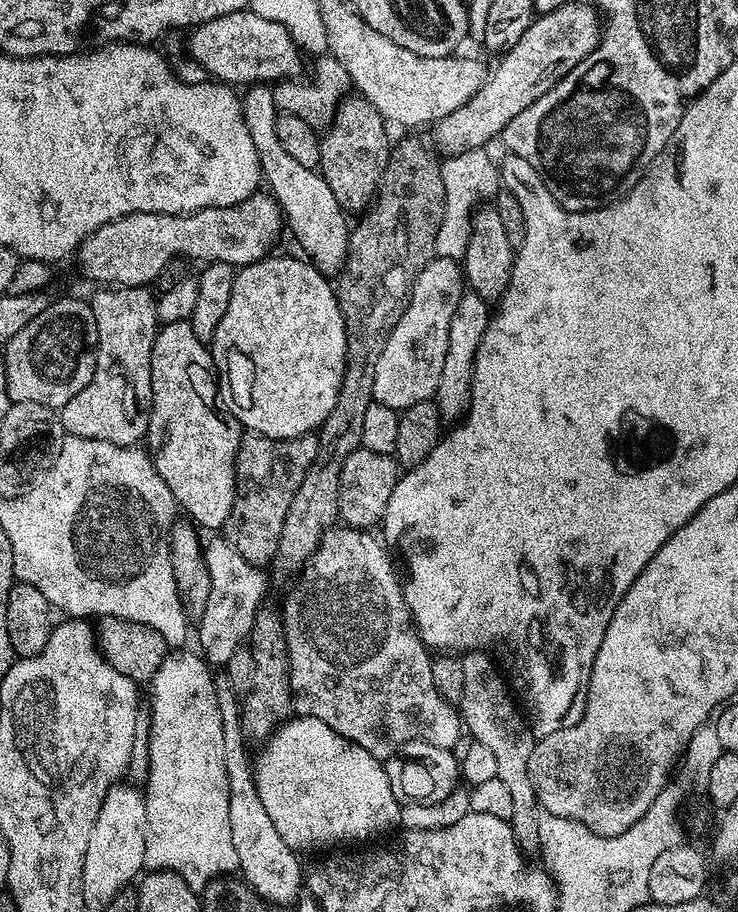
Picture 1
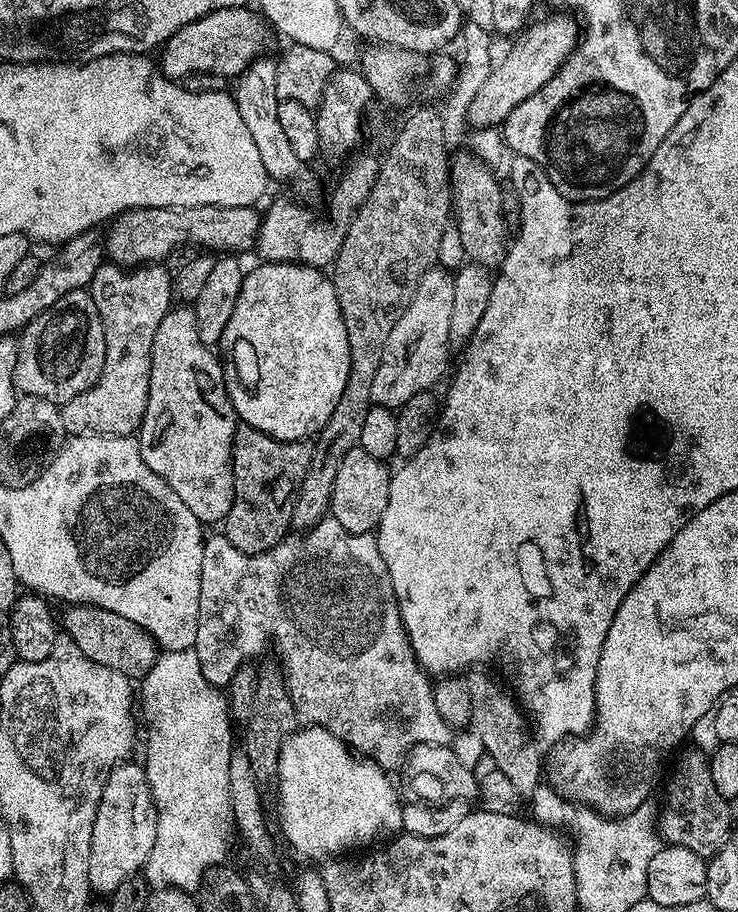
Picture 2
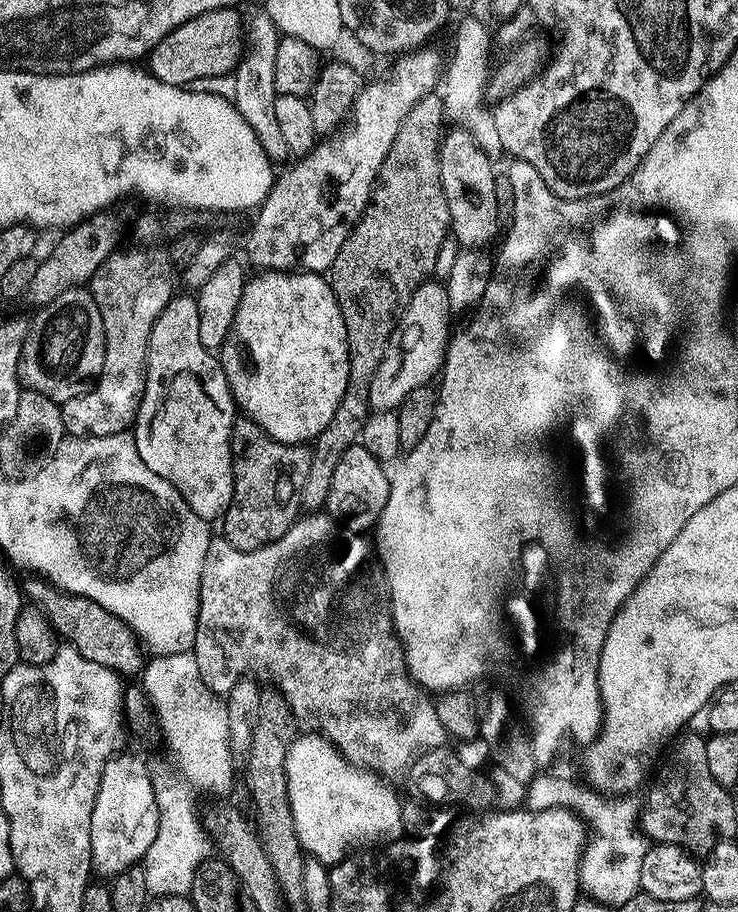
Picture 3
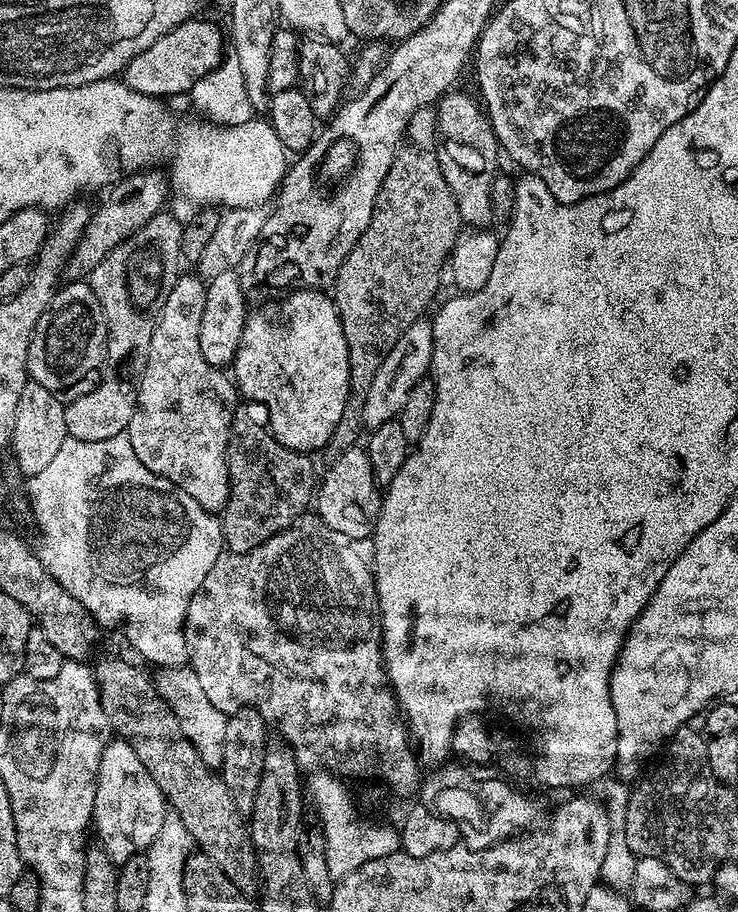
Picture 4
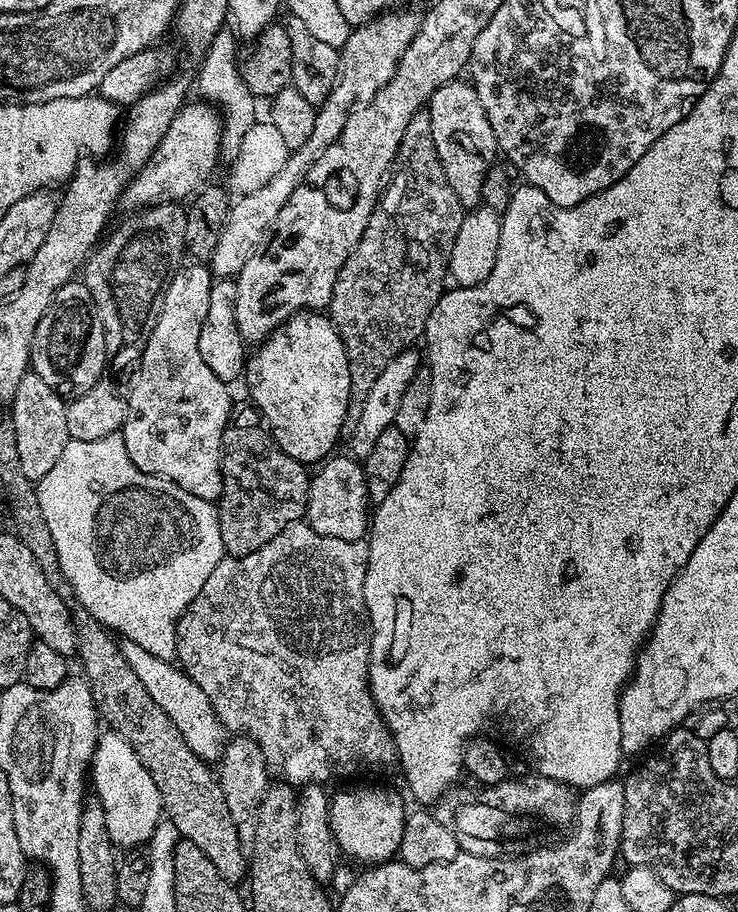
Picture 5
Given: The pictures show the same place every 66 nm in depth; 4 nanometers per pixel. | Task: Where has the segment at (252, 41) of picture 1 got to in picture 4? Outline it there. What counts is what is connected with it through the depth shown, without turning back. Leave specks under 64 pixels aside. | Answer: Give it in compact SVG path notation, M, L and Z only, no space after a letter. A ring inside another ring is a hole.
M193 18L174 26L154 46L146 46L142 54L124 65L122 79L130 90L157 98L188 94L195 82L208 71L214 70L224 59L226 53L226 36L220 33L216 24L208 20Z

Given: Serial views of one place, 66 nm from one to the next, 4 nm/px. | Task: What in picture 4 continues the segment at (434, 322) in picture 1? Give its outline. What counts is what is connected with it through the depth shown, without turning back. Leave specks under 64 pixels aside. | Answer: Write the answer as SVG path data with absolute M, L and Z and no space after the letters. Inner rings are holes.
M427 319L415 320L394 342L390 354L378 366L378 374L374 374L374 382L370 382L370 390L366 390L366 406L362 406L364 428L371 430L399 417L402 406L406 406L406 394L414 390L419 380L429 375L432 367L432 326Z

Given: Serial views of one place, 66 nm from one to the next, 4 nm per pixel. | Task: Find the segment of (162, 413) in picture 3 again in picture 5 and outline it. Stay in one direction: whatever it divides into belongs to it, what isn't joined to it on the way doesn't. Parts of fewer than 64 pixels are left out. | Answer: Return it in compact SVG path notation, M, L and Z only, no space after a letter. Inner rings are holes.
M204 262L181 263L168 279L156 325L138 356L140 369L136 372L132 393L129 391L126 396L128 411L124 414L122 435L126 454L130 454L130 462L134 462L138 470L165 476L170 482L182 486L182 490L194 494L194 498L216 502L221 499L226 487L220 469L220 447L222 434L230 423L228 415L232 412L232 396L228 393L229 385L223 384L218 374L202 362L202 354L198 351L198 334L202 334L202 321L206 319L206 310L210 306L213 283L212 269Z

